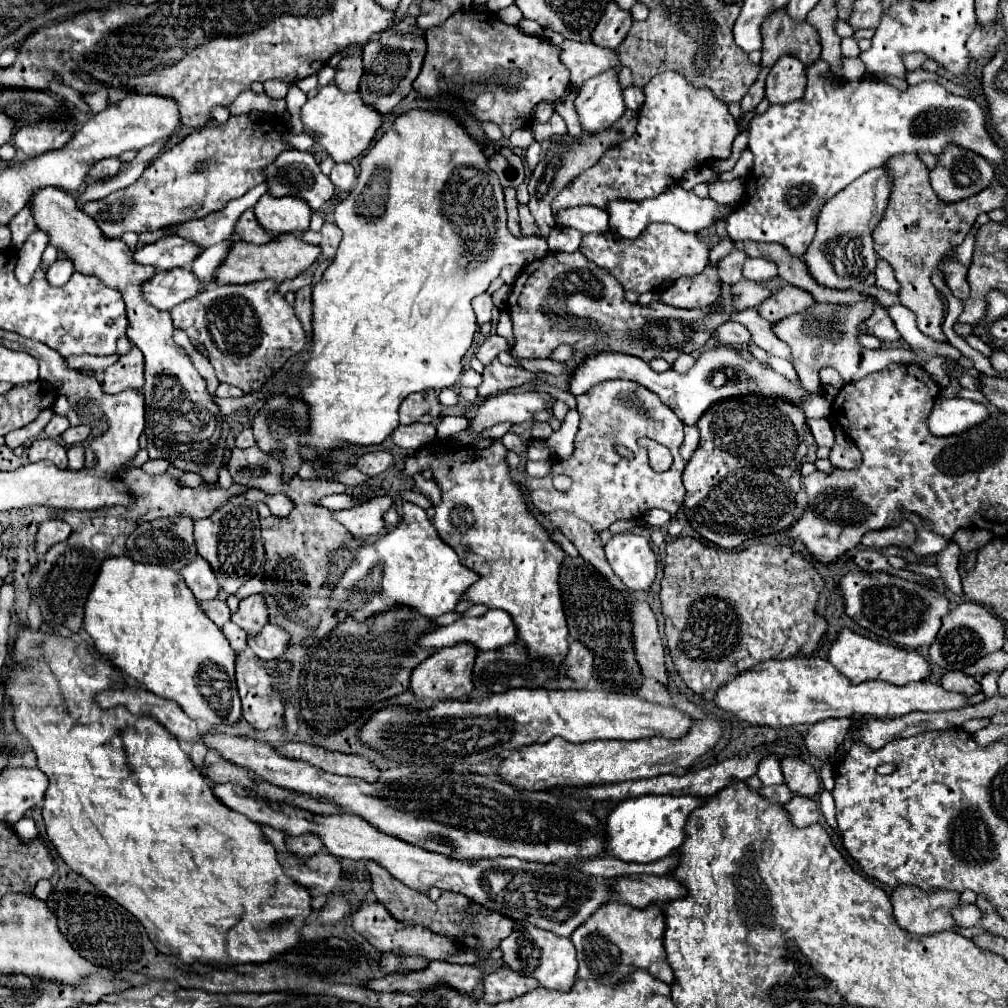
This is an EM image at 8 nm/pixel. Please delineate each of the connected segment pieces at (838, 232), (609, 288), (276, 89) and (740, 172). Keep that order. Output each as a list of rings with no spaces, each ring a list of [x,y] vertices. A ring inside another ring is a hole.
[[[881,166],[865,172],[837,192],[837,196],[827,200],[817,220],[815,240],[805,252],[807,268],[819,284],[827,288],[859,288],[859,284],[875,270],[877,254],[873,250],[871,234],[889,204],[891,184],[889,170]]]
[[[579,250],[571,254],[549,252],[545,258],[527,264],[513,284],[511,296],[507,300],[507,310],[513,322],[515,346],[511,350],[511,356],[515,362],[549,358],[559,344],[569,344],[585,356],[593,356],[597,352],[621,352],[637,356],[645,362],[663,358],[673,364],[681,354],[699,350],[711,338],[713,330],[727,320],[727,316],[717,314],[717,304],[693,310],[673,308],[663,302],[651,302],[647,306],[631,304],[625,300],[625,290],[621,288],[621,284],[603,268],[591,264],[591,260],[587,260]]]
[[[267,80],[263,86],[265,86],[265,94],[269,98],[285,98],[287,88],[289,88],[289,84],[285,84],[281,80]]]
[[[745,148],[733,170],[723,172],[719,180],[733,180],[737,177],[746,177],[751,172],[751,168],[753,168],[753,154]]]

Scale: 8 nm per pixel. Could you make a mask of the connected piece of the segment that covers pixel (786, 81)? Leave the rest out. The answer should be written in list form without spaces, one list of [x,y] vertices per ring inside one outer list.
[[[781,56],[765,80],[765,98],[769,104],[793,102],[805,92],[805,66],[793,56]]]

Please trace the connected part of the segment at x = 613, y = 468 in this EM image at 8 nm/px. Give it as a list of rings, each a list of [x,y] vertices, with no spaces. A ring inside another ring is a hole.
[[[605,380],[593,386],[589,392],[577,396],[577,408],[581,414],[581,428],[575,438],[573,458],[567,462],[555,460],[553,472],[545,478],[527,478],[533,504],[541,512],[571,512],[579,520],[591,524],[595,532],[607,530],[615,520],[639,520],[653,508],[663,508],[675,516],[685,500],[681,474],[687,464],[677,454],[683,442],[683,424],[681,420],[677,420],[675,412],[669,406],[661,404],[657,394],[627,380]],[[643,436],[671,450],[673,464],[667,472],[657,474],[647,464],[645,454],[635,454],[635,450],[639,450],[637,440]],[[617,446],[627,446],[635,454],[635,458],[623,458],[615,450]],[[553,474],[569,476],[573,480],[573,486],[565,492],[555,490],[551,482]]]

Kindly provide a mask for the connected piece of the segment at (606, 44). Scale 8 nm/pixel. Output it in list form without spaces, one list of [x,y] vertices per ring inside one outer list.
[[[609,2],[609,6],[605,8],[605,14],[601,16],[601,20],[597,22],[591,42],[601,46],[601,48],[617,48],[617,44],[621,44],[621,40],[627,36],[629,28],[633,24],[633,18],[627,10],[619,8],[615,2]]]

